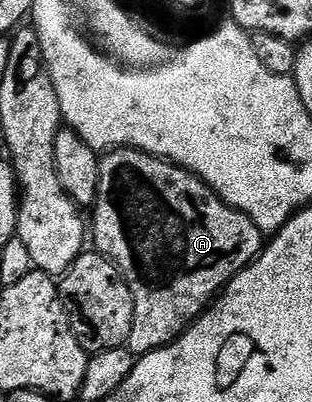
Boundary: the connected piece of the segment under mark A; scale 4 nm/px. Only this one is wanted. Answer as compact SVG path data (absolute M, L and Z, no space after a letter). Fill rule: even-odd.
M120 147L117 151L109 151L104 154L99 160L99 168L101 169L101 177L93 208L93 214L95 214L93 243L99 246L96 247L98 254L106 255L119 268L123 274L123 279L133 293L135 316L133 317L133 329L129 333L125 346L136 357L148 355L150 351L156 351L159 347L168 347L169 344L174 343L211 306L213 297L218 296L226 288L231 278L242 273L246 267L250 267L258 259L260 251L265 246L265 233L248 215L241 213L235 207L230 207L209 184L198 179L192 171L186 171L185 168L179 167L175 163L168 163L165 159L156 159L154 155L147 155L143 151Z

